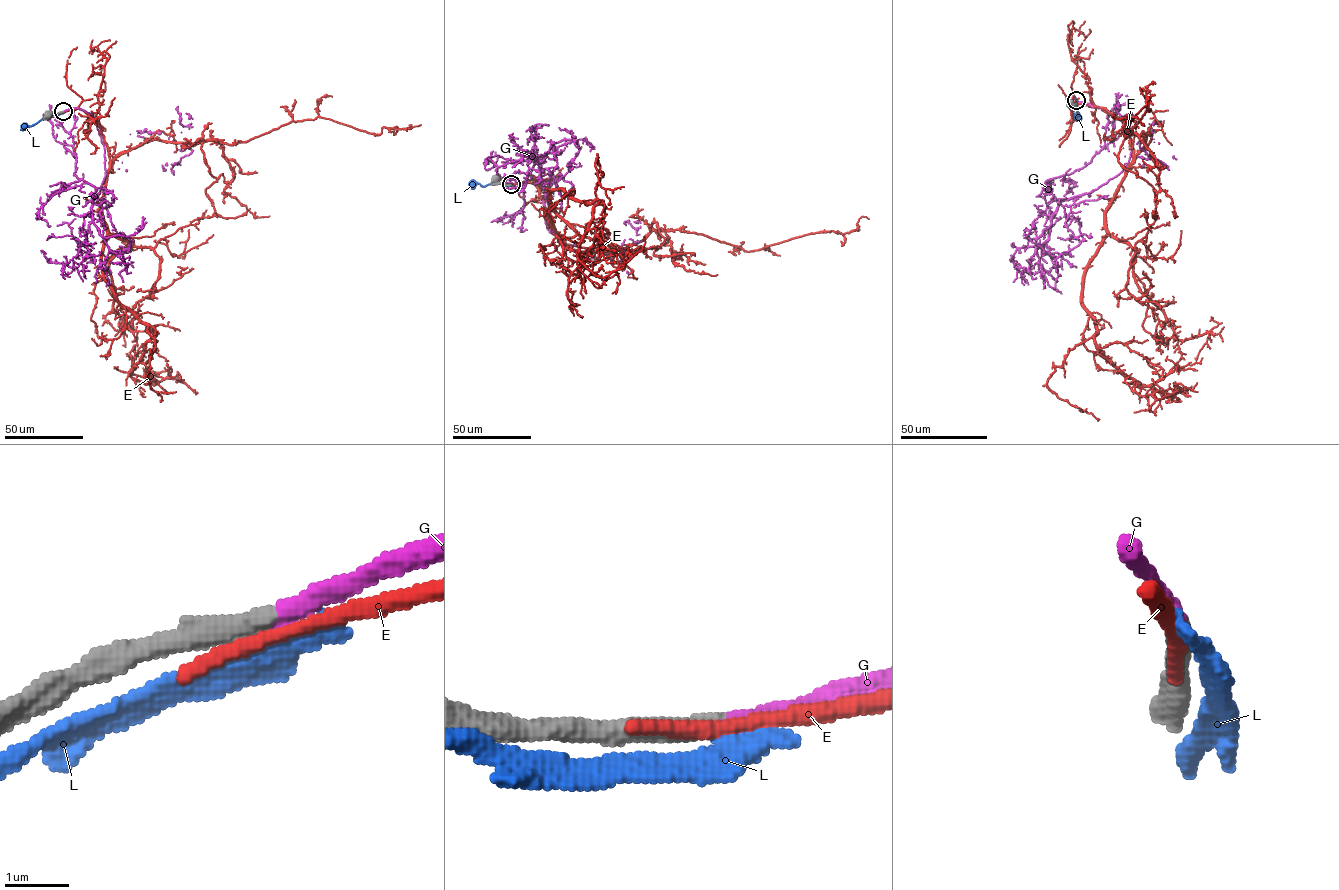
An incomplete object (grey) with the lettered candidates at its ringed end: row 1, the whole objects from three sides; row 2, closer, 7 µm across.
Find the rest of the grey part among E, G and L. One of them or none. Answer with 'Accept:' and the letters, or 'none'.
Accept: G

